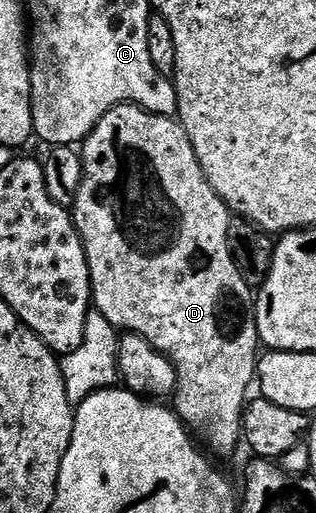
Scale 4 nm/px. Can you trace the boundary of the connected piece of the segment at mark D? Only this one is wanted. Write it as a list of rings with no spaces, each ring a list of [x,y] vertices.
[[[130,104],[115,106],[99,121],[97,128],[93,128],[91,135],[81,143],[81,153],[83,179],[81,180],[81,192],[77,192],[77,200],[73,207],[73,217],[75,226],[79,229],[89,264],[94,309],[99,310],[101,316],[105,316],[105,320],[109,320],[109,324],[113,324],[116,330],[136,334],[149,340],[149,344],[153,344],[153,348],[157,348],[157,352],[161,352],[175,365],[179,381],[173,395],[175,414],[202,445],[204,442],[213,453],[227,458],[238,446],[241,446],[243,408],[247,405],[249,395],[252,393],[250,390],[253,390],[253,383],[257,378],[257,359],[261,354],[261,343],[255,323],[253,290],[241,276],[241,272],[237,272],[237,264],[232,260],[229,252],[232,211],[228,210],[219,193],[209,184],[209,180],[197,160],[197,152],[193,152],[193,144],[189,144],[189,136],[185,132],[182,122],[174,117],[166,114],[150,114],[148,110]]]

